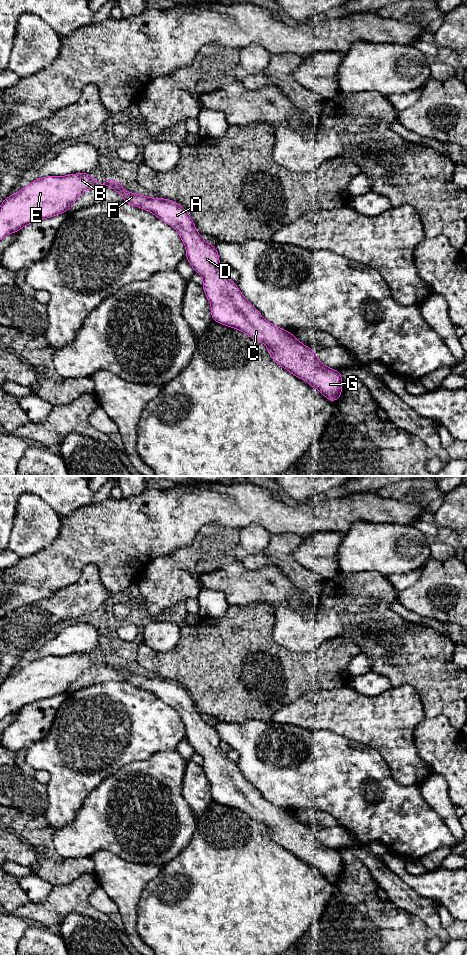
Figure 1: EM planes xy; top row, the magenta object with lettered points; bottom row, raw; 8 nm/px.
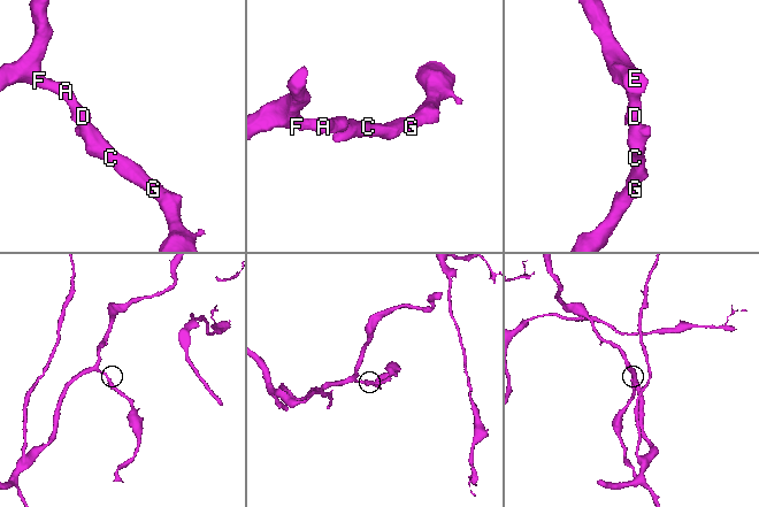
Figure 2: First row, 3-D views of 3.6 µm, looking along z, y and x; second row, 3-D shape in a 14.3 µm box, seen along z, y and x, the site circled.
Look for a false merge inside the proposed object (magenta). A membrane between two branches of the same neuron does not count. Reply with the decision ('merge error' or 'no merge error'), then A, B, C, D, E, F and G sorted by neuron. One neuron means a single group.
no merge error | A B C D E F G

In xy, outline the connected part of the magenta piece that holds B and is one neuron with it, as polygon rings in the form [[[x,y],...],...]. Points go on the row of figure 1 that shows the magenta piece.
[[[76,173],[67,176],[47,176],[34,180],[20,191],[9,195],[0,205],[0,240],[8,234],[18,232],[21,228],[33,222],[59,215],[69,211],[70,206],[88,189],[92,187],[110,186],[123,196],[123,201],[150,211],[157,218],[173,227],[180,235],[186,249],[186,259],[194,271],[203,277],[202,288],[211,306],[212,320],[224,326],[238,329],[249,335],[254,341],[266,345],[270,358],[291,374],[306,381],[316,388],[328,400],[335,402],[341,397],[343,381],[341,372],[322,364],[310,349],[297,340],[290,332],[268,322],[241,293],[236,283],[232,282],[220,268],[220,258],[216,247],[207,243],[195,227],[188,212],[177,202],[156,197],[150,198],[141,194],[128,192],[122,188],[122,183],[111,180],[99,183],[87,173]]]

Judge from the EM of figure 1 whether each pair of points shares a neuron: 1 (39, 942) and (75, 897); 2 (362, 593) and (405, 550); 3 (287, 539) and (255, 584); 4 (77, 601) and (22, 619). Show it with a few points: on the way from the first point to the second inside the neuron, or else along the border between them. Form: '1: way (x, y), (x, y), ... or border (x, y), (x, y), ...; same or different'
1: border (37, 924), (52, 930); different
2: border (358, 572), (377, 571), (386, 577); different
3: border (246, 567), (262, 568), (277, 566), (289, 578); different
4: way (63, 604), (36, 618); same

